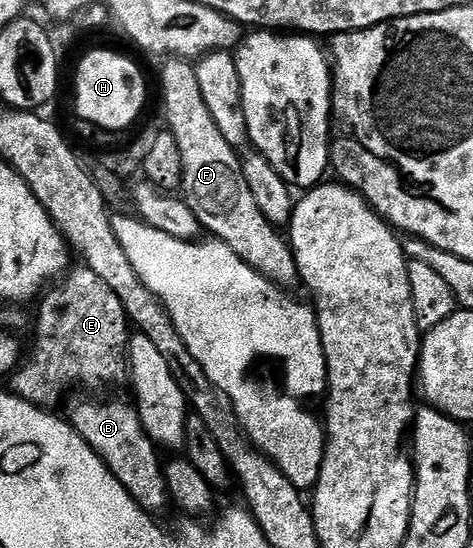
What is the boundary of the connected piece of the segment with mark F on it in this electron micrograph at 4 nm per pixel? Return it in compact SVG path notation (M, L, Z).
M170 58L162 68L162 104L166 107L165 127L176 138L176 146L180 146L180 162L184 162L182 171L181 195L186 205L196 214L203 229L211 232L215 241L227 244L249 268L256 269L272 284L287 286L298 284L298 263L294 261L294 250L285 239L280 237L279 229L268 223L264 214L260 214L260 206L256 206L256 198L252 198L252 190L248 190L248 182L244 182L242 161L239 153L228 142L224 142L224 134L216 127L212 114L208 114L208 106L204 106L204 98L200 94L200 82L196 82L196 67L189 60Z

